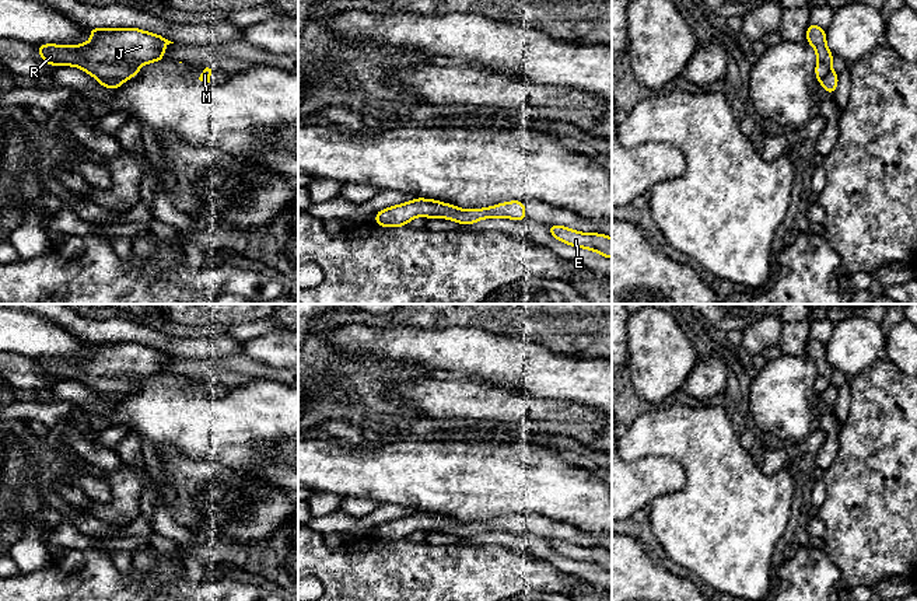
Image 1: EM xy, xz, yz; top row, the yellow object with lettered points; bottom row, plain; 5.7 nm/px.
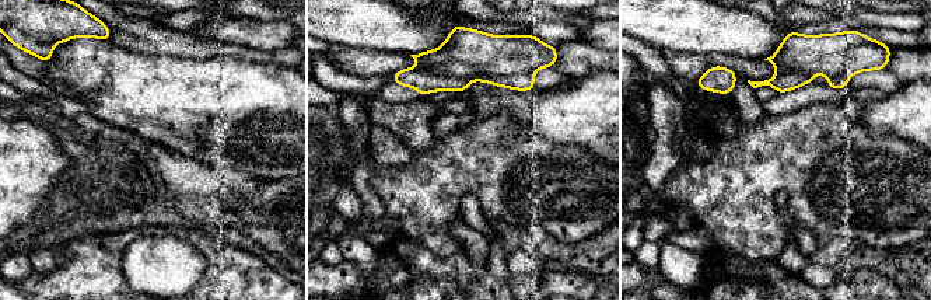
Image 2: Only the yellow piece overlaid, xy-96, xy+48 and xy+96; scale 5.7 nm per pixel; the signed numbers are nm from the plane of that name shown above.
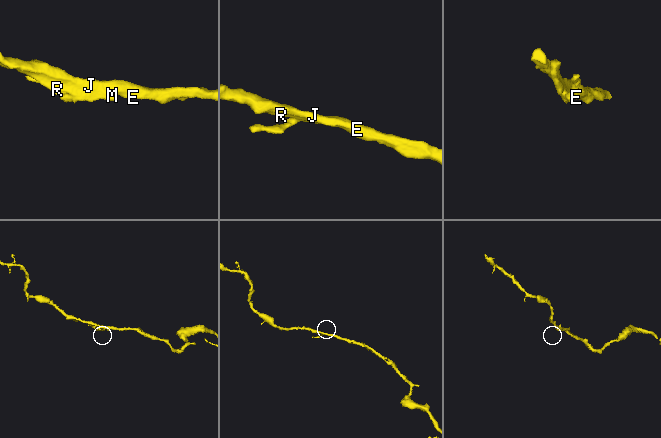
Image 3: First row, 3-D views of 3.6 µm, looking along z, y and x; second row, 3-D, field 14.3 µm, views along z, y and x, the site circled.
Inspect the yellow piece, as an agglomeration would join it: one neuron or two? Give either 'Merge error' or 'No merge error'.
Merge error

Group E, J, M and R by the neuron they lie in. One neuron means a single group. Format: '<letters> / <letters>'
E J R / M

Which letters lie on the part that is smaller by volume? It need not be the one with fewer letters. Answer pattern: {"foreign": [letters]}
{"foreign": ["M"]}

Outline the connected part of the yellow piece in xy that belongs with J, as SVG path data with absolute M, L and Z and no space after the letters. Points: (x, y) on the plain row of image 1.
M87 342L92 353L76 360L36 359L45 377L50 380L77 380L92 391L127 394L139 388L140 378L150 378L157 374L167 374L162 364L174 357L164 350L146 346L137 342Z

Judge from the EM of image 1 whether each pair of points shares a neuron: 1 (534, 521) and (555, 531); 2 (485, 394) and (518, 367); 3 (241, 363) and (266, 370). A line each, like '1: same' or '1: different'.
1: same
2: different
3: same

